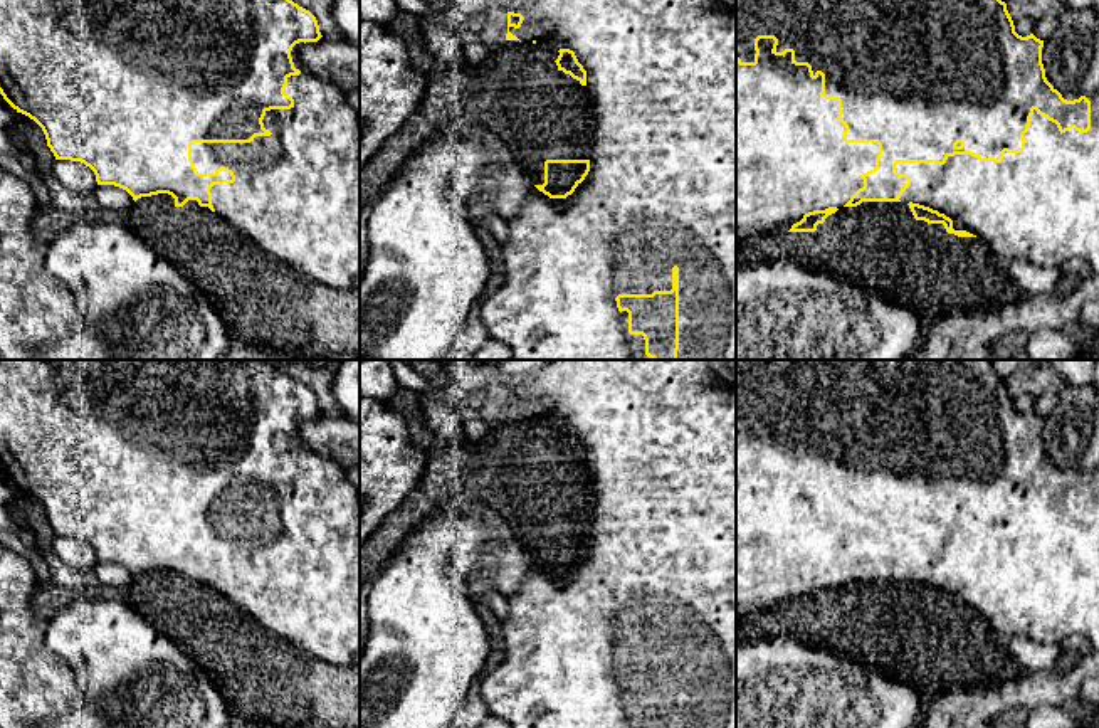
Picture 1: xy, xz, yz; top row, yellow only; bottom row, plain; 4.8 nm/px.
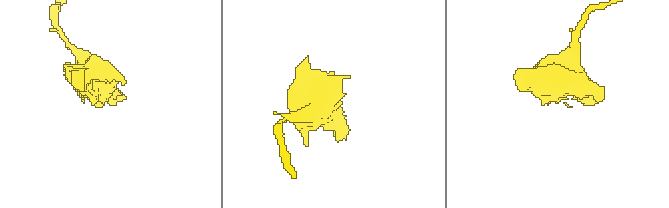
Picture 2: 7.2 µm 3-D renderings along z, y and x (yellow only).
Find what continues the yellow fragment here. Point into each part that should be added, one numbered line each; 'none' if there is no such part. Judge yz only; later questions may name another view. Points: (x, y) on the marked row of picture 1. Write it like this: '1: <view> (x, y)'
1: yz (790, 155)
2: yz (1041, 205)

